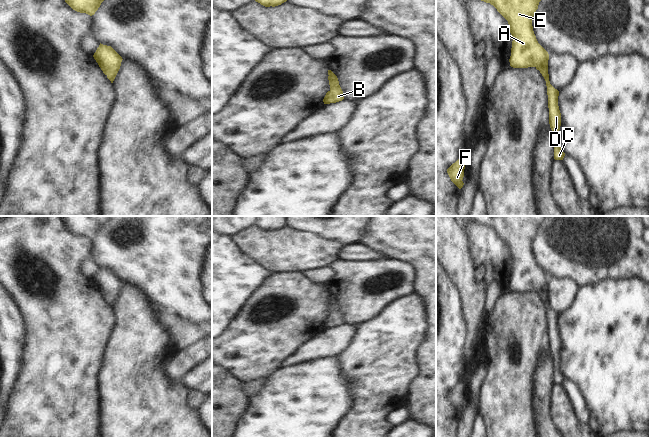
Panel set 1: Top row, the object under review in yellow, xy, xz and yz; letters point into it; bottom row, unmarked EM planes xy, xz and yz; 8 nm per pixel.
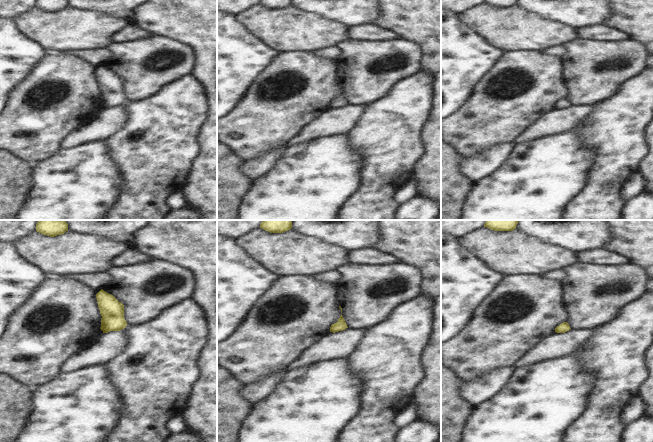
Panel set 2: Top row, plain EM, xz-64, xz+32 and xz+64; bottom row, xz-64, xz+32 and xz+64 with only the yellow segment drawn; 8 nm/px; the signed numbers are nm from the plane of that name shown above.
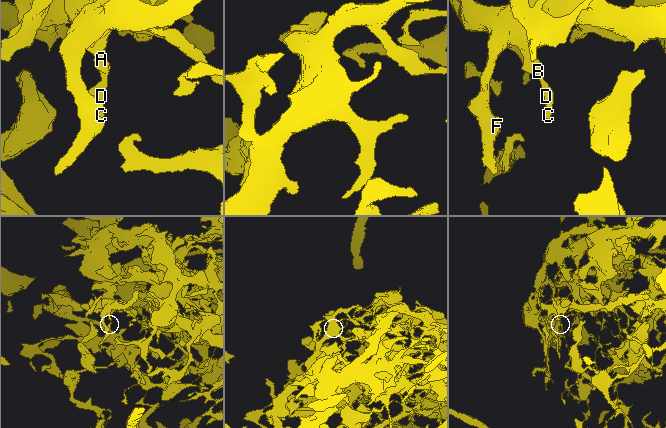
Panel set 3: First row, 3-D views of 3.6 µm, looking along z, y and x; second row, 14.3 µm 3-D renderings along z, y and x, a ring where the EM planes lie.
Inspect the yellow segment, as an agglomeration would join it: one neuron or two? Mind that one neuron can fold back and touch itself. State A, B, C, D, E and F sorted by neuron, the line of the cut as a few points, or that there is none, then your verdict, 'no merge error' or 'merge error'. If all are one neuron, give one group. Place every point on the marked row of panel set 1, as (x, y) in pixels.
A B C D E F; no cut; no merge error

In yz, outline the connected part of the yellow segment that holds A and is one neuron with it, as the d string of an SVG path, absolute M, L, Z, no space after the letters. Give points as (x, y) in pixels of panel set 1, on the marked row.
M481 0L493 5L508 21L512 37L510 66L513 68L535 67L546 81L549 124L553 132L554 159L563 160L565 153L559 142L561 113L558 106L559 91L549 81L548 52L538 43L532 20L541 0Z

